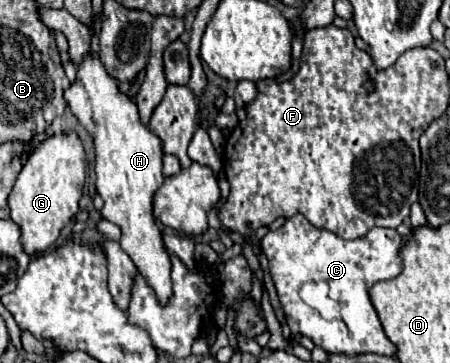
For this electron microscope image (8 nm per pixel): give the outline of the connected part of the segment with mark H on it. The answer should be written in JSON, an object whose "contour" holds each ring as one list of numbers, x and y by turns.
{"contour":[[88,51,76,65,76,81,66,89,64,99,74,117,92,135,96,151,96,189,104,199,104,219,116,223,122,229,122,249,130,255,138,271,148,279,148,285,156,291,160,303,166,303,172,295,172,265,162,243,162,233,156,227,152,215,152,197,164,181,162,141,156,133,150,131,148,125,140,121,136,101,120,91,118,79,108,75,98,53,92,55,92,51]]}

